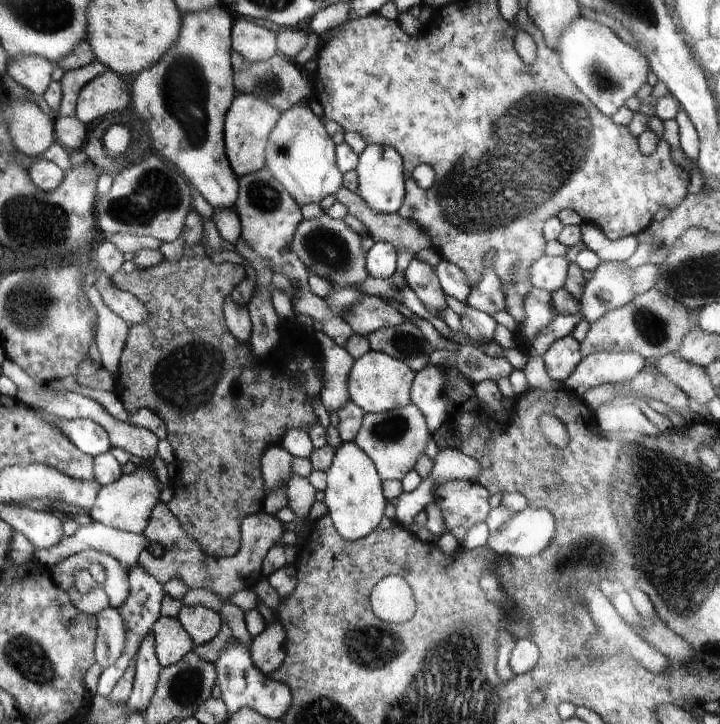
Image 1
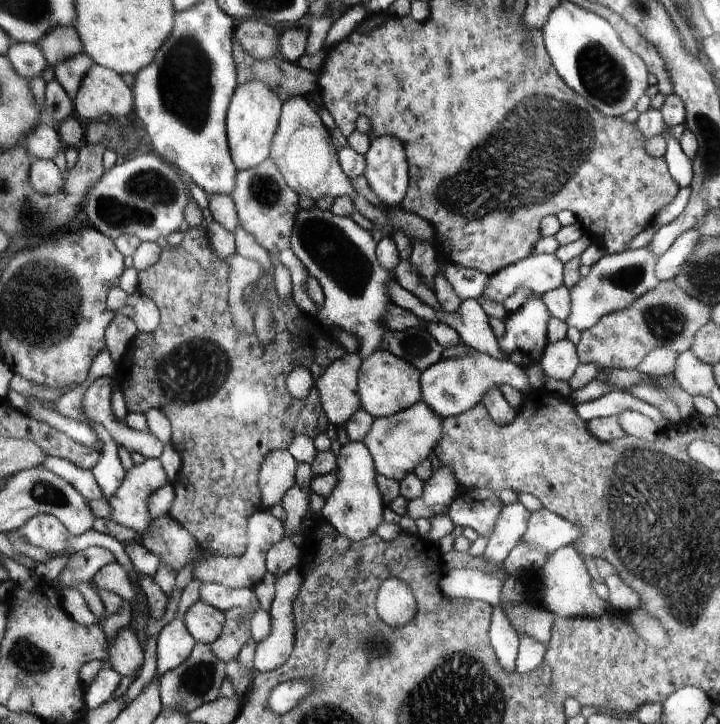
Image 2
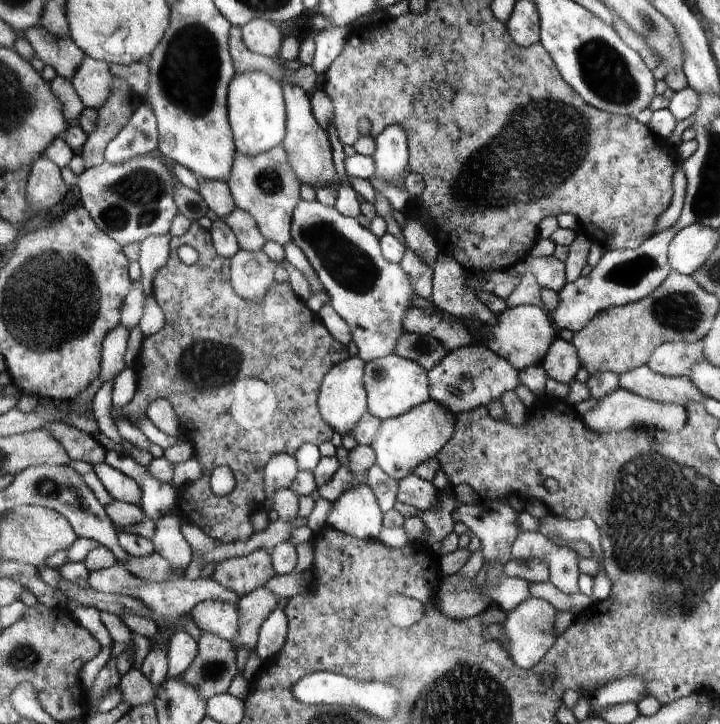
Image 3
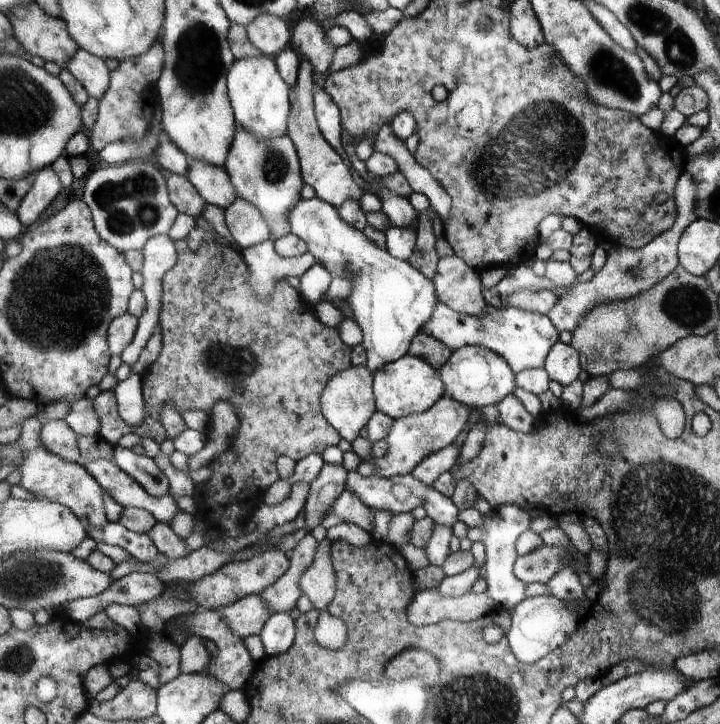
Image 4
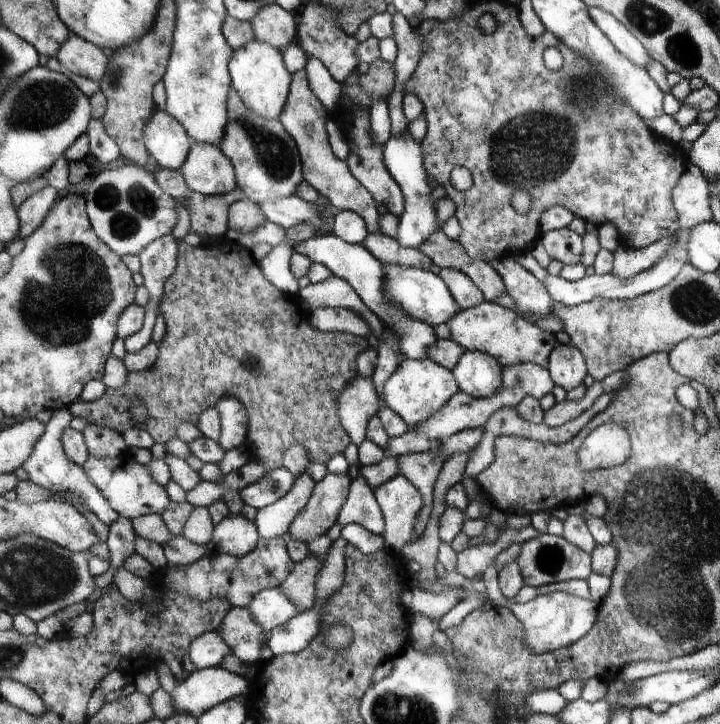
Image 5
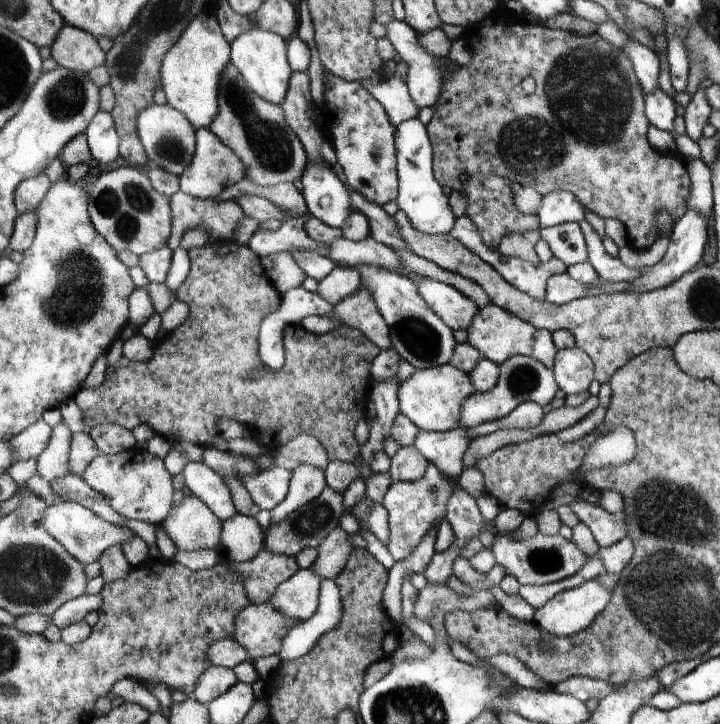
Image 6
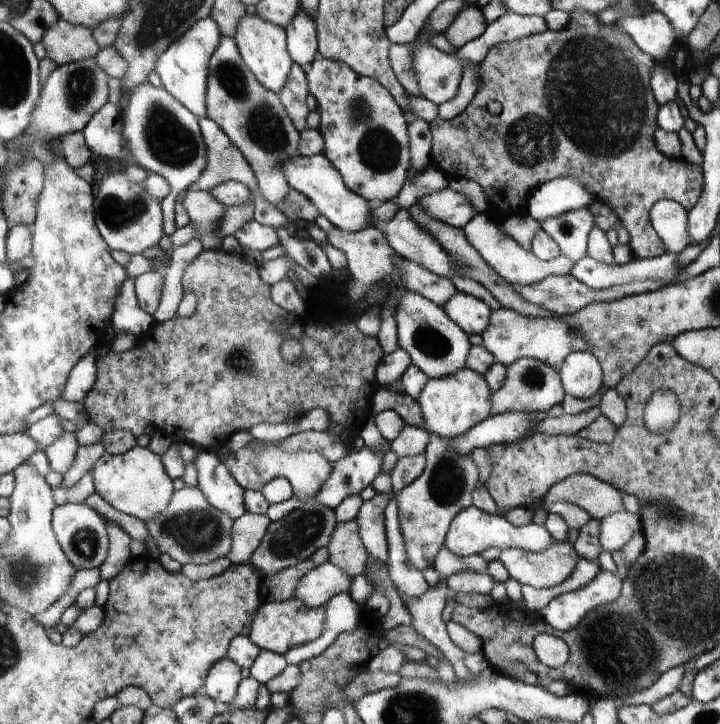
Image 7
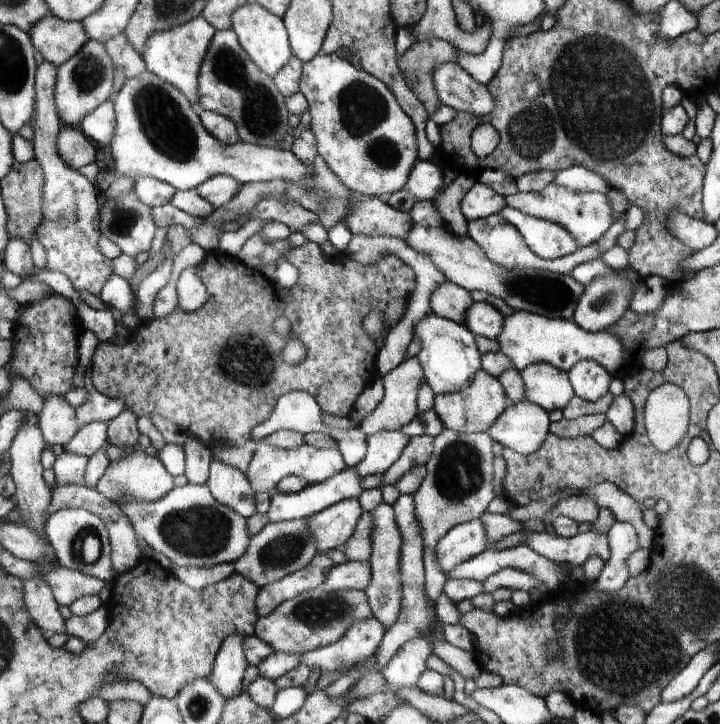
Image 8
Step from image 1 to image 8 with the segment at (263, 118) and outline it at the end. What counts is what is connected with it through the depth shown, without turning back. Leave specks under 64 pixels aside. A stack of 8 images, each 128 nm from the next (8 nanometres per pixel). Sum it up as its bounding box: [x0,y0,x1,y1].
[231,2,293,80]

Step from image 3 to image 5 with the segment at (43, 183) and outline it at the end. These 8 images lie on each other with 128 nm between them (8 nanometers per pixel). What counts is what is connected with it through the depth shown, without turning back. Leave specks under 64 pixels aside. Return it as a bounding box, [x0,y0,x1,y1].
[18,184,60,239]

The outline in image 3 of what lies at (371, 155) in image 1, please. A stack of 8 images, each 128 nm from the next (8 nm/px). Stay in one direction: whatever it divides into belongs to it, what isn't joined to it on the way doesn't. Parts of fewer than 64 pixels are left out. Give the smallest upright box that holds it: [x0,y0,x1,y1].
[372,124,409,181]

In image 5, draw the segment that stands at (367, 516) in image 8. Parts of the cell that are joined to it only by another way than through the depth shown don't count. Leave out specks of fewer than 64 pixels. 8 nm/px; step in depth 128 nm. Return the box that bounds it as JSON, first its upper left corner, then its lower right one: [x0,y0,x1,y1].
[282,535,333,612]

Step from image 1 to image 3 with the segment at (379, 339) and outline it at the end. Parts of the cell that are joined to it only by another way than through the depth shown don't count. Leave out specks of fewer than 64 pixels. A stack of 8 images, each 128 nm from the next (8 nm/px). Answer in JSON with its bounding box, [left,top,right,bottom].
[395,331,449,372]

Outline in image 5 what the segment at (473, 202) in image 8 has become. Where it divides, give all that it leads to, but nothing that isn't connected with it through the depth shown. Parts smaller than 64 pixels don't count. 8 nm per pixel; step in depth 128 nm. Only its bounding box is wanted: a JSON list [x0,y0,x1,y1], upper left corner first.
[383,132,439,249]

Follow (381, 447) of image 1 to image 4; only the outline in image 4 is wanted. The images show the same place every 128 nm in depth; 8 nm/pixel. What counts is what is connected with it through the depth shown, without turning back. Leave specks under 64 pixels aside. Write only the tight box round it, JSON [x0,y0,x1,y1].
[373,396,474,478]

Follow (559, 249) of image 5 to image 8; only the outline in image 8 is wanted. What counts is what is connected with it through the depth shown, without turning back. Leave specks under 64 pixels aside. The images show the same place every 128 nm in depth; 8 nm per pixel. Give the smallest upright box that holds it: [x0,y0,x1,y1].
[505,183,615,247]

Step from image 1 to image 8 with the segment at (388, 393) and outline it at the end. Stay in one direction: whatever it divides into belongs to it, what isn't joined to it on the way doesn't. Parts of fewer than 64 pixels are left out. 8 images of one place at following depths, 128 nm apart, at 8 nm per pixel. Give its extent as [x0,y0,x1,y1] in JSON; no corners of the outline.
[433,370,511,433]

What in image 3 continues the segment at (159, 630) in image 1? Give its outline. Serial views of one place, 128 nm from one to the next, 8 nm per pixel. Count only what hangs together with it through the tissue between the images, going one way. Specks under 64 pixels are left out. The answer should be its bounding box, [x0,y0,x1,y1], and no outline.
[169,631,199,679]

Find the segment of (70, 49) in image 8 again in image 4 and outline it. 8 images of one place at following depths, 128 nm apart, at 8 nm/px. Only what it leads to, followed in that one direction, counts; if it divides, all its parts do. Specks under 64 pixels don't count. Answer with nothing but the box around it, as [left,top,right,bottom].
[67,49,111,100]

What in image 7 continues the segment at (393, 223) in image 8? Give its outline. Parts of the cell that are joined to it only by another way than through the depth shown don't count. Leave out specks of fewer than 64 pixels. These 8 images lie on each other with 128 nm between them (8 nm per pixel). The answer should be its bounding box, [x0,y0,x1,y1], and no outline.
[124,81,373,238]

